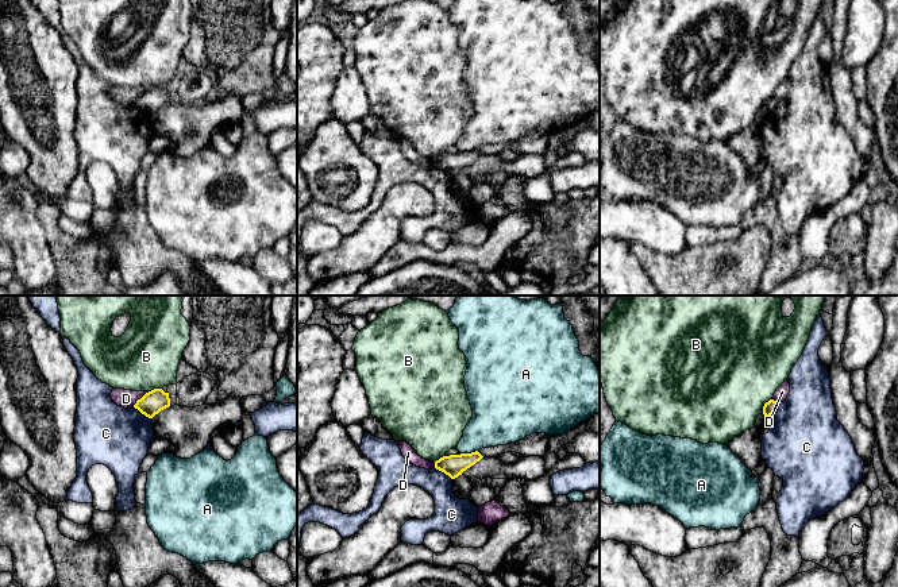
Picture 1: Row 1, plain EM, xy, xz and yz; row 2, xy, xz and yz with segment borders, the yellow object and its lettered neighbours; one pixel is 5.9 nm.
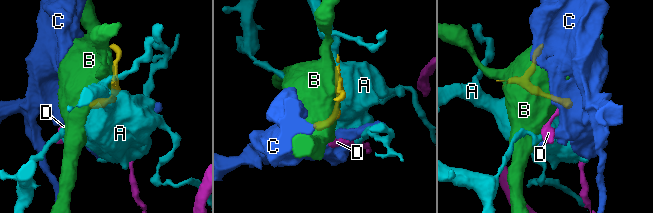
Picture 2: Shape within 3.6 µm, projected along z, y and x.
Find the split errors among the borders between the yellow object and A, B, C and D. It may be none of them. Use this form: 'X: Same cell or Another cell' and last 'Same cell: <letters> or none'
A: Another cell
B: Another cell
C: Another cell
D: Another cell
Same cell: none

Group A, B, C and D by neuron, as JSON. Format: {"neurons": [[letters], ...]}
{"neurons": [["A"], ["B"], ["C"], ["D"]]}

